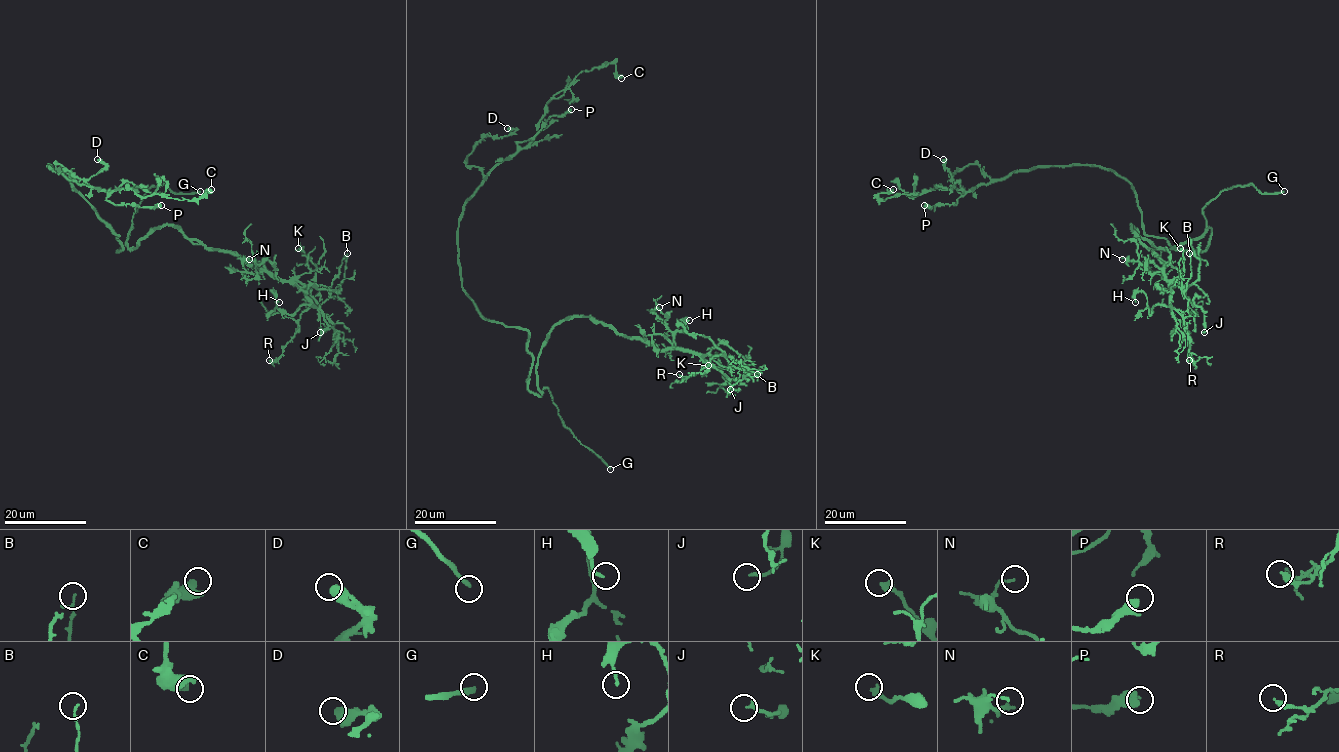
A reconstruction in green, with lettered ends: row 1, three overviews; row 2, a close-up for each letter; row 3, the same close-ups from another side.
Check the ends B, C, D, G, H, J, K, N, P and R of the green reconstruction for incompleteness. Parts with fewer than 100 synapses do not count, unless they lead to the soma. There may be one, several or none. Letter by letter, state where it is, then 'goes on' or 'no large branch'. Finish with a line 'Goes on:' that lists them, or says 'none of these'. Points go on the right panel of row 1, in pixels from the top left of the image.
B: at (1189, 253); no large branch
C: at (893, 189); no large branch
D: at (943, 159); no large branch
G: at (1284, 191); goes on
H: at (1135, 302); no large branch
J: at (1204, 332); no large branch
K: at (1180, 248); no large branch
N: at (1122, 259); no large branch
P: at (924, 205); no large branch
R: at (1189, 360); no large branch
Goes on: G

